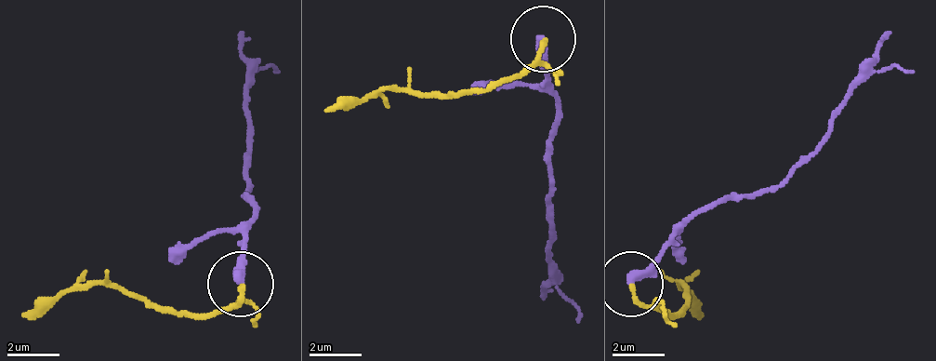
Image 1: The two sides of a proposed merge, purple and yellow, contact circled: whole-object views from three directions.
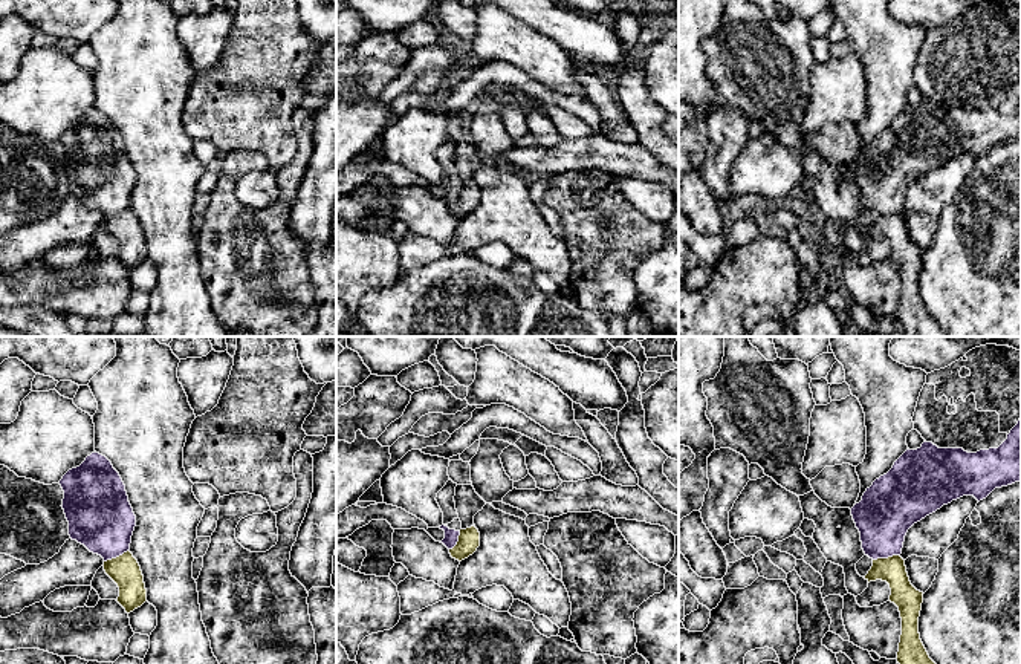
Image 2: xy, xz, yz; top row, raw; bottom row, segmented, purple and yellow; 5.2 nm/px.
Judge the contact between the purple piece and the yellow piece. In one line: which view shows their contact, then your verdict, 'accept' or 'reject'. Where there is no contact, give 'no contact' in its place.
contact in yz; reject

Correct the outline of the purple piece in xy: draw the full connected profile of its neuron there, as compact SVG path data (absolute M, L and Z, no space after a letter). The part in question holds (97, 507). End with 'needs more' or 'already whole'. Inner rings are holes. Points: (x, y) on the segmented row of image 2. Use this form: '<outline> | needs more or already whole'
M92 453L60 485L72 540L104 561L130 551L136 516L119 473L105 456Z | already whole

